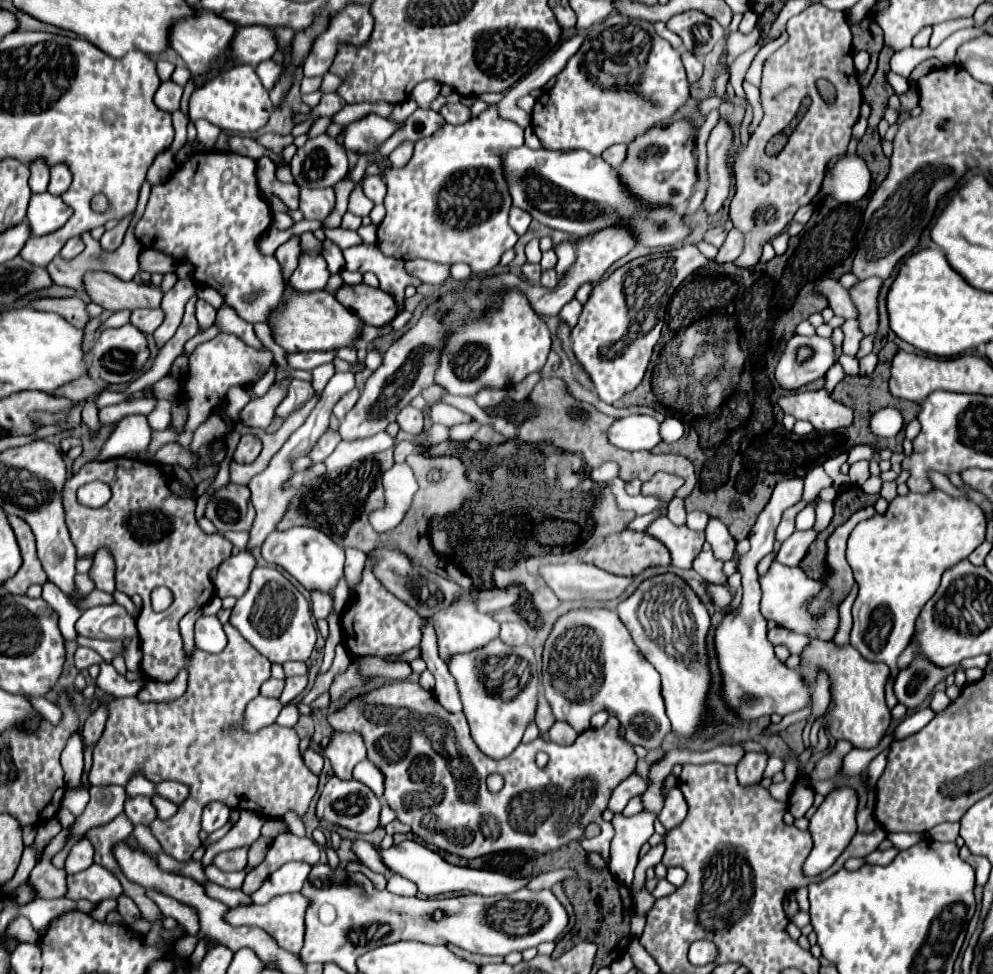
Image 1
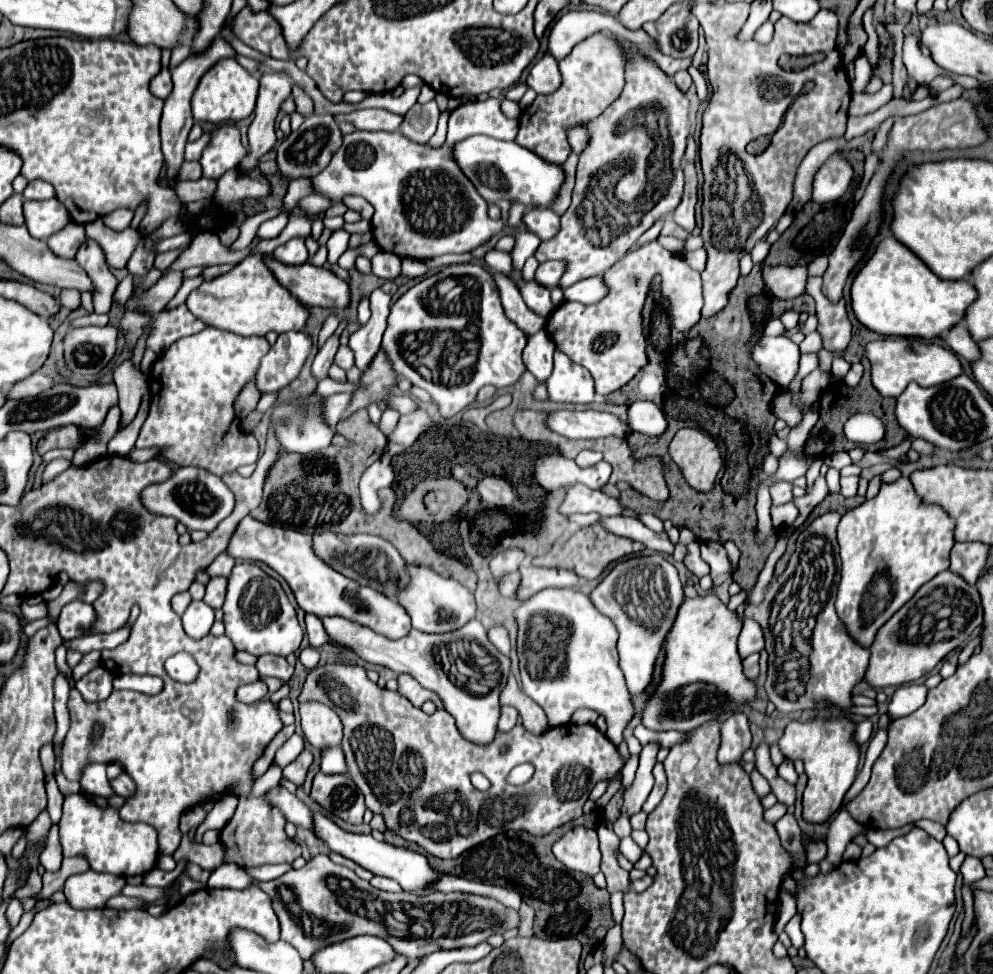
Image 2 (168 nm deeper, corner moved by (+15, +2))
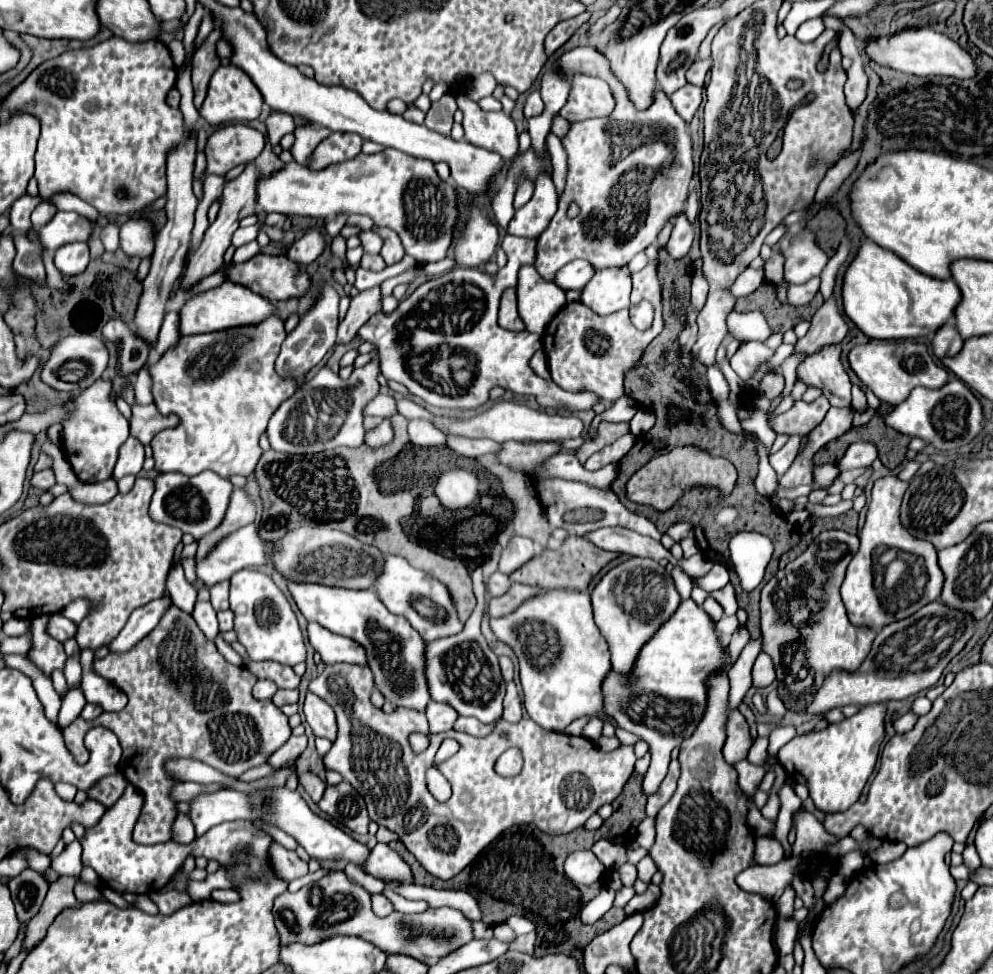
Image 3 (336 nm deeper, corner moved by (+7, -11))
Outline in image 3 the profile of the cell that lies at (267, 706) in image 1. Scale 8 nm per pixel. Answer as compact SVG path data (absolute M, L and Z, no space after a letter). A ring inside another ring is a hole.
M259 679L259 681L255 683L255 687L253 687L253 697L255 697L257 701L269 701L269 699L275 695L275 691L277 691L277 685L275 685L273 681L263 681L263 679Z

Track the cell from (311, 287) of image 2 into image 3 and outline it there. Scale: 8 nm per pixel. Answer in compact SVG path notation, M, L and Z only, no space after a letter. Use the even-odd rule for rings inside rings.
M259 253L257 257L249 259L247 263L241 263L241 265L231 267L227 279L233 281L233 283L245 285L247 289L251 289L251 291L267 297L269 301L297 299L297 297L303 297L305 293L311 291L309 273L305 269L301 271L299 265L293 263L293 261L289 261L285 255L265 255L265 253Z

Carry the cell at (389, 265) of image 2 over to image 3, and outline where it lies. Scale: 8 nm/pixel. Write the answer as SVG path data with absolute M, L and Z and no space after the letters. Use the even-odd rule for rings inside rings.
M363 255L361 267L369 269L369 271L383 271L387 265L385 265L385 261L383 261L381 255Z

